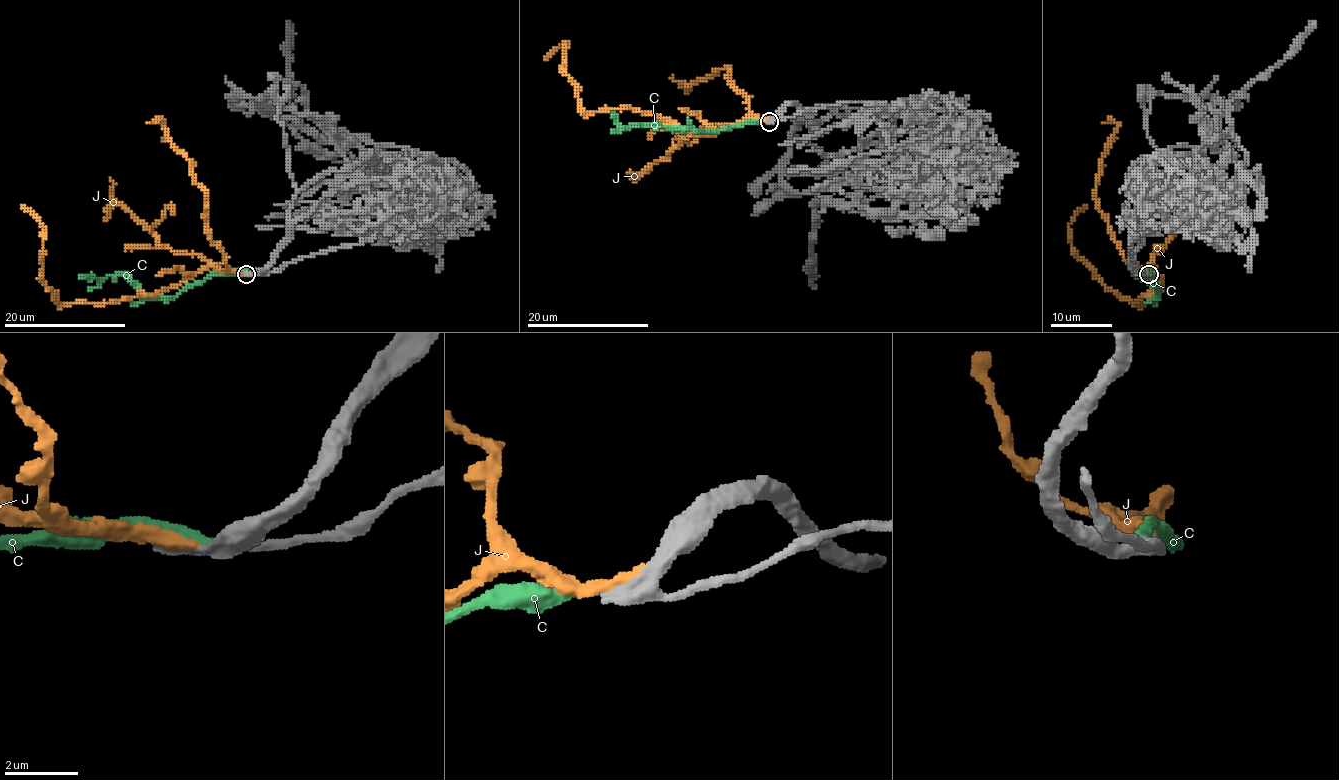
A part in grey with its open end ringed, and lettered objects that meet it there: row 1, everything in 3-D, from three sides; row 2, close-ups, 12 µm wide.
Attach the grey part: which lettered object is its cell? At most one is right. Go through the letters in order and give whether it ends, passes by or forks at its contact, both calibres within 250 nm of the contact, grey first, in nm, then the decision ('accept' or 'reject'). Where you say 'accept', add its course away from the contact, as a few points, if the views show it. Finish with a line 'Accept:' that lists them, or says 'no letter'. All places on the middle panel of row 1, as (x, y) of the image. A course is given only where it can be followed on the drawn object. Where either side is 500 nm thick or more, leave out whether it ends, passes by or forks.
C: it ends | 460/340 nm | reject
J: it ends | 440/400 nm | reject
Accept: no letter

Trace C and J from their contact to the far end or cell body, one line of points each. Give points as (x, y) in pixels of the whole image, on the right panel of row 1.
C: (1145, 274), (1148, 271), (1156, 280), (1159, 294), (1156, 299), (1151, 274), (1154, 280), (1140, 276), (1136, 279)
J: (1146, 273), (1151, 266), (1160, 286), (1134, 303), (1140, 305), (1117, 297), (1076, 254), (1069, 222), (1087, 204)

